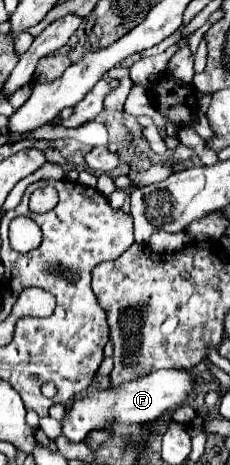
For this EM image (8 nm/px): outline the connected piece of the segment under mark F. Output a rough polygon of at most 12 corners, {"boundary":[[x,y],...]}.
{"boundary":[[157,370],[67,406],[61,434],[153,422],[193,392],[185,370]]}

